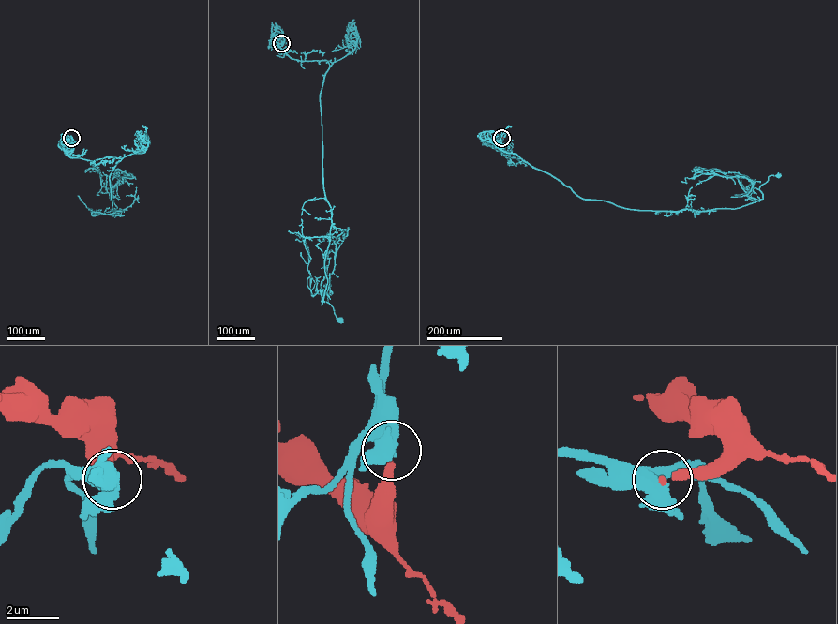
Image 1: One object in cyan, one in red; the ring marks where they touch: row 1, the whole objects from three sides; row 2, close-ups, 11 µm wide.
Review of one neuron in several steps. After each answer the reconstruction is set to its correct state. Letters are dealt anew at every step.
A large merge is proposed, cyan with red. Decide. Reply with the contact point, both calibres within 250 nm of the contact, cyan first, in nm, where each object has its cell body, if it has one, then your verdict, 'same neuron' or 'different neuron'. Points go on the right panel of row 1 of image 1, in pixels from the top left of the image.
(501, 138) | 460/240 nm | cyan (778, 176) | red none | different neuron

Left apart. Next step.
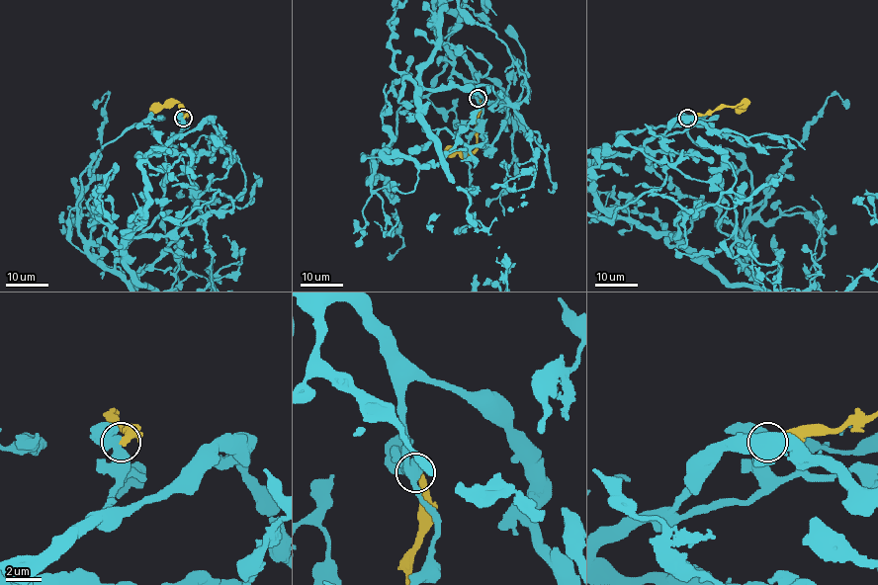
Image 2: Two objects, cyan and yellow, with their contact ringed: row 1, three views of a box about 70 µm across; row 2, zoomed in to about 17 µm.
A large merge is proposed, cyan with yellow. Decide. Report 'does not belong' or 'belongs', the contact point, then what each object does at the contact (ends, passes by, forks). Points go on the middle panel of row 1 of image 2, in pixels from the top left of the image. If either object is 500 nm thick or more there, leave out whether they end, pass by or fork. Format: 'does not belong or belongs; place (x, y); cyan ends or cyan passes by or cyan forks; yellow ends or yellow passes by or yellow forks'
does not belong; place (478, 98)

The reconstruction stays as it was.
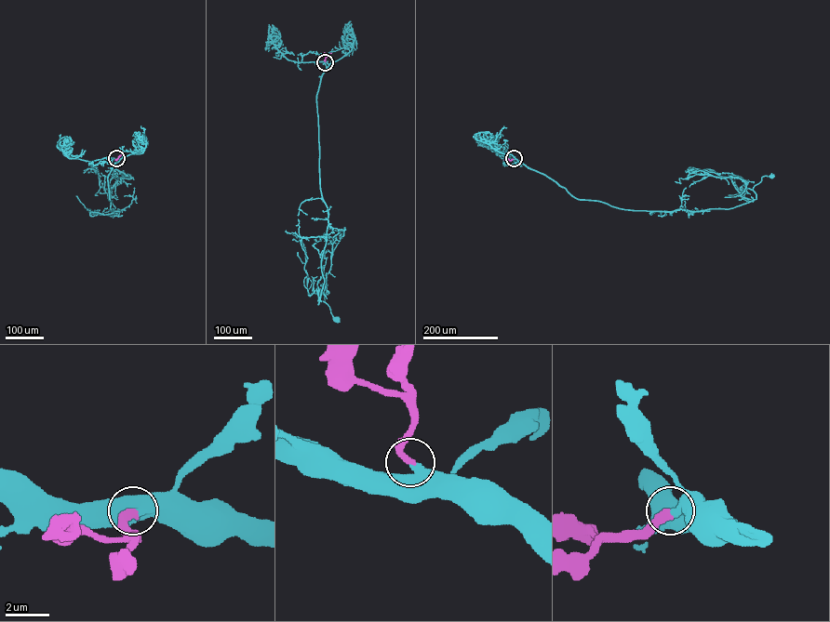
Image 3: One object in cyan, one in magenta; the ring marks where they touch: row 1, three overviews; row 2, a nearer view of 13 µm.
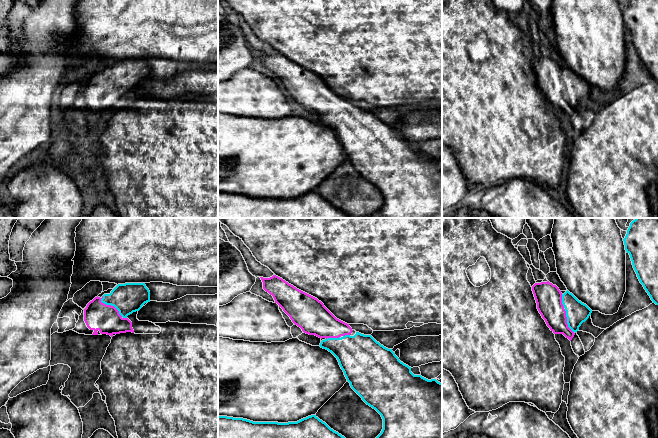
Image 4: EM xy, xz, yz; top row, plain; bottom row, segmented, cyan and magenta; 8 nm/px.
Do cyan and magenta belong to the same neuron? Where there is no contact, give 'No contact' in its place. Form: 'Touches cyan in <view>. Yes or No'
Touches cyan in xy. Yes

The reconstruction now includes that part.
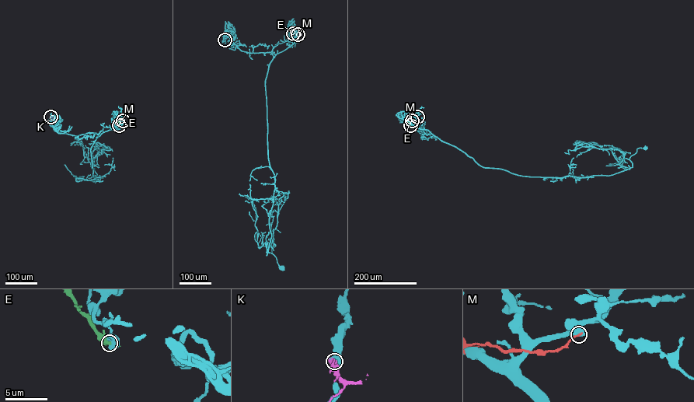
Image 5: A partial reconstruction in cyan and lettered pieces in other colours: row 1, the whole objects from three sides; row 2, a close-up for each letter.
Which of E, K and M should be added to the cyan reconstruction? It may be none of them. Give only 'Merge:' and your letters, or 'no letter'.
Merge: no letter

